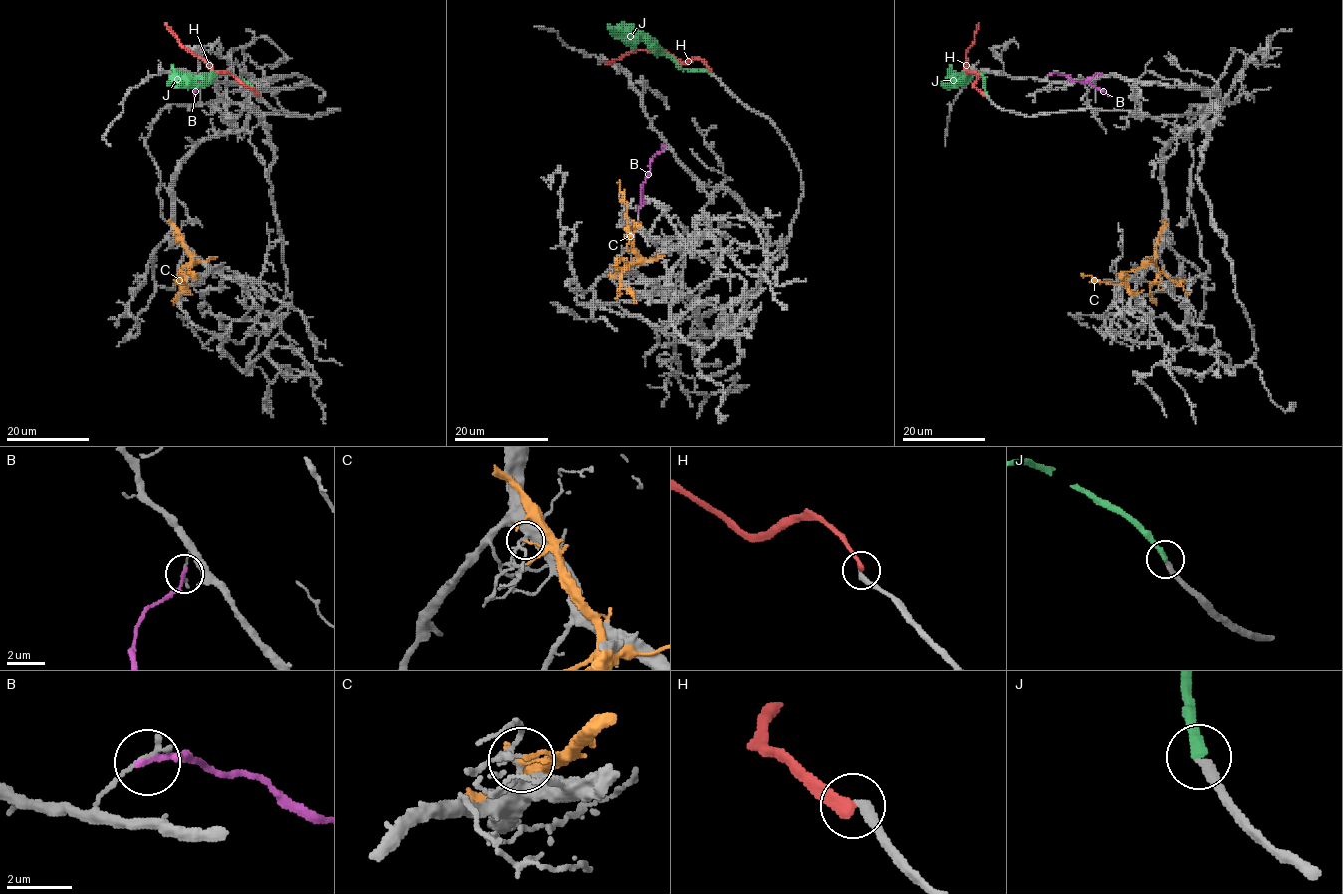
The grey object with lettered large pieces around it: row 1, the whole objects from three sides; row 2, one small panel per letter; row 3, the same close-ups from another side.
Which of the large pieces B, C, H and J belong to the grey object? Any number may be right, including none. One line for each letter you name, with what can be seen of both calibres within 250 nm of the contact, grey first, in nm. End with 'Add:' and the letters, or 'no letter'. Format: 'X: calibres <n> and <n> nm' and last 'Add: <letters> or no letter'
J: calibres 300 and 320 nm
Add: J

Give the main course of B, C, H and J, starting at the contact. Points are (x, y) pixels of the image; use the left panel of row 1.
B: (215, 73), (206, 74), (204, 81), (197, 81), (193, 95)
C: (175, 236), (182, 241), (191, 259), (183, 284), (177, 273)
H: (258, 94), (229, 72), (214, 70), (188, 51), (165, 22)
J: (257, 93), (227, 72), (176, 75), (166, 85)

